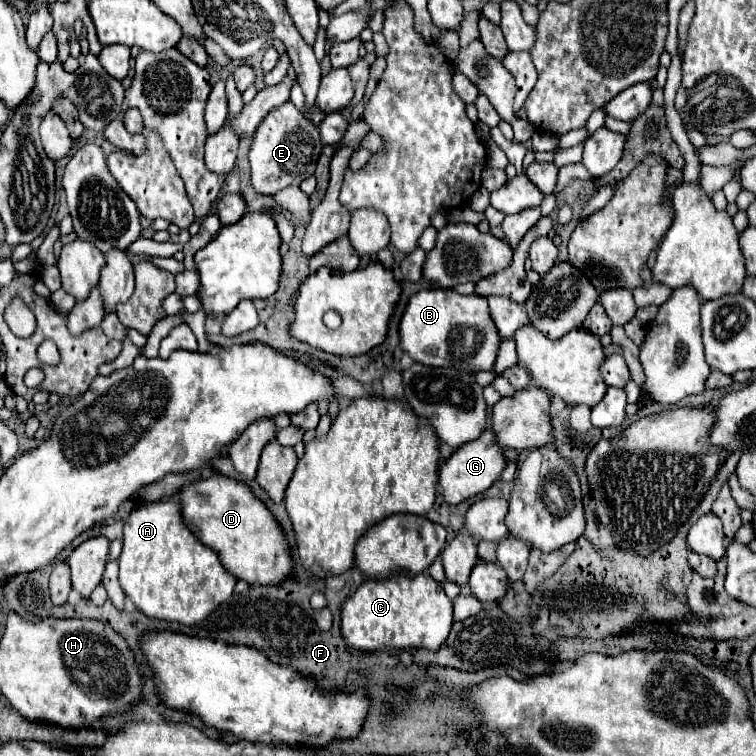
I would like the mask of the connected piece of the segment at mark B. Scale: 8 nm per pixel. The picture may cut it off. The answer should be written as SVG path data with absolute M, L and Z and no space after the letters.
M421 290L411 296L401 322L399 322L399 346L415 362L433 368L455 368L455 372L479 372L491 370L499 350L501 338L489 316L487 300L471 294L461 296L453 290Z

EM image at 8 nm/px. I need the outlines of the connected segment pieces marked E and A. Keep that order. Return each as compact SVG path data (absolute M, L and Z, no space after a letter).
M291 102L273 108L265 120L259 124L249 152L251 178L257 192L273 196L287 186L297 186L315 172L315 162L319 158L323 144L319 130L299 112Z
M175 498L135 508L123 528L123 552L119 556L119 582L129 600L147 616L193 626L203 622L215 606L233 594L237 582L227 574L219 554L201 544L181 520Z

